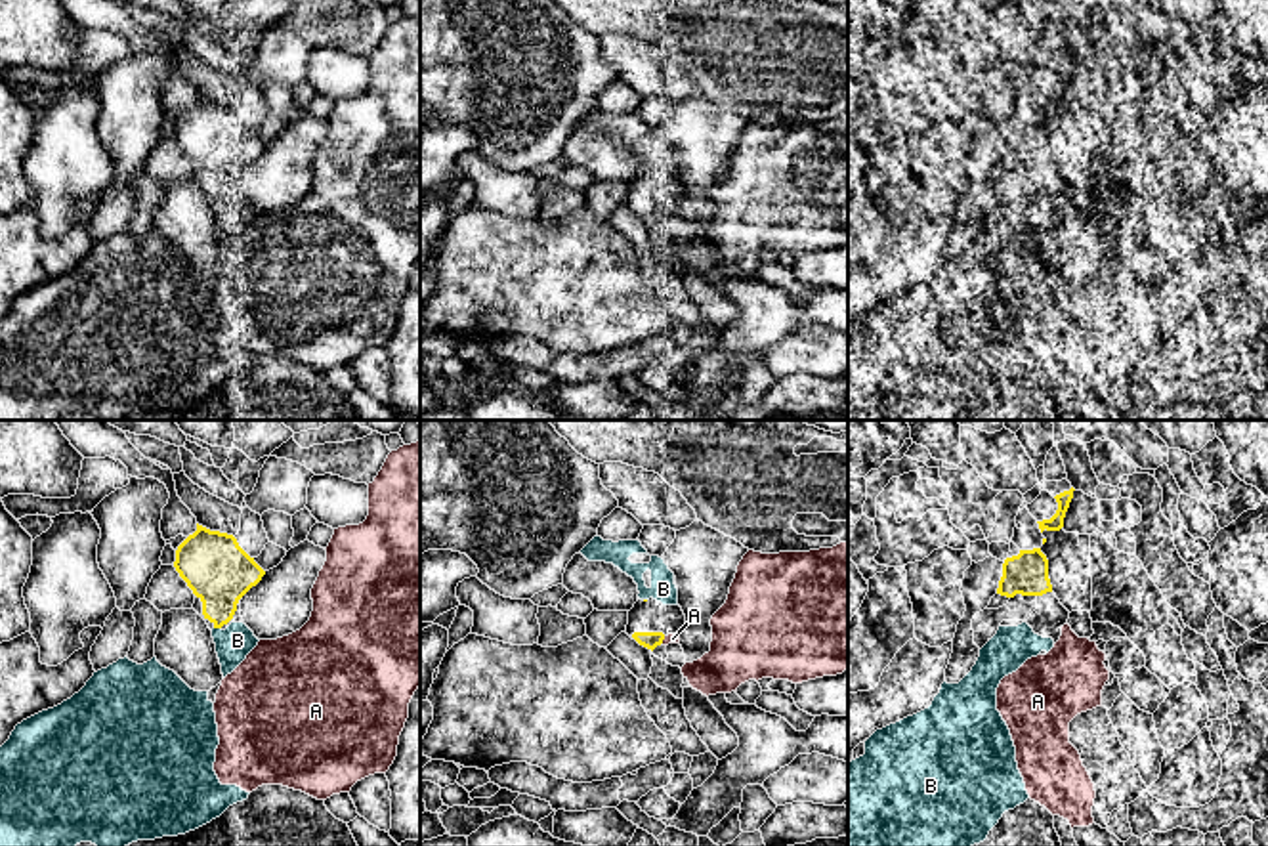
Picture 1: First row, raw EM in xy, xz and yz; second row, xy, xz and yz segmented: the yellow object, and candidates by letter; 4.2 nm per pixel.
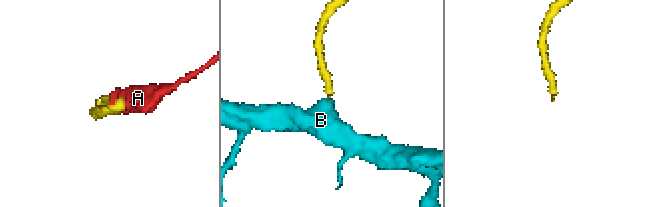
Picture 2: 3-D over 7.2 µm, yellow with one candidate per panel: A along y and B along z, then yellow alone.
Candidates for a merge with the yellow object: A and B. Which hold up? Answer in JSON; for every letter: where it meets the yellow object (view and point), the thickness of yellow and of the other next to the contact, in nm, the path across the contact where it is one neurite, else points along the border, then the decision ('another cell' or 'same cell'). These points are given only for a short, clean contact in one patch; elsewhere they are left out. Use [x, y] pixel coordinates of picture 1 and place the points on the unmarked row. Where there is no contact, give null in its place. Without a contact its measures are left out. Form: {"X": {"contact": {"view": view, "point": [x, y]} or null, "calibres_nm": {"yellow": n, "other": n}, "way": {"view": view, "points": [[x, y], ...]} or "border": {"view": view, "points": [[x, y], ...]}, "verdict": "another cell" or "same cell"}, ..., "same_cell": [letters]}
{"A": {"contact": {"view": "xz", "point": [663, 211]}, "calibres_nm": {"yellow": 70, "other": 50}, "verdict": "another cell"}, "B": {"contact": {"view": "xy", "point": [218, 199]}, "calibres_nm": {"yellow": 280, "other": 150}, "verdict": "same cell"}, "same_cell": ["B"]}

